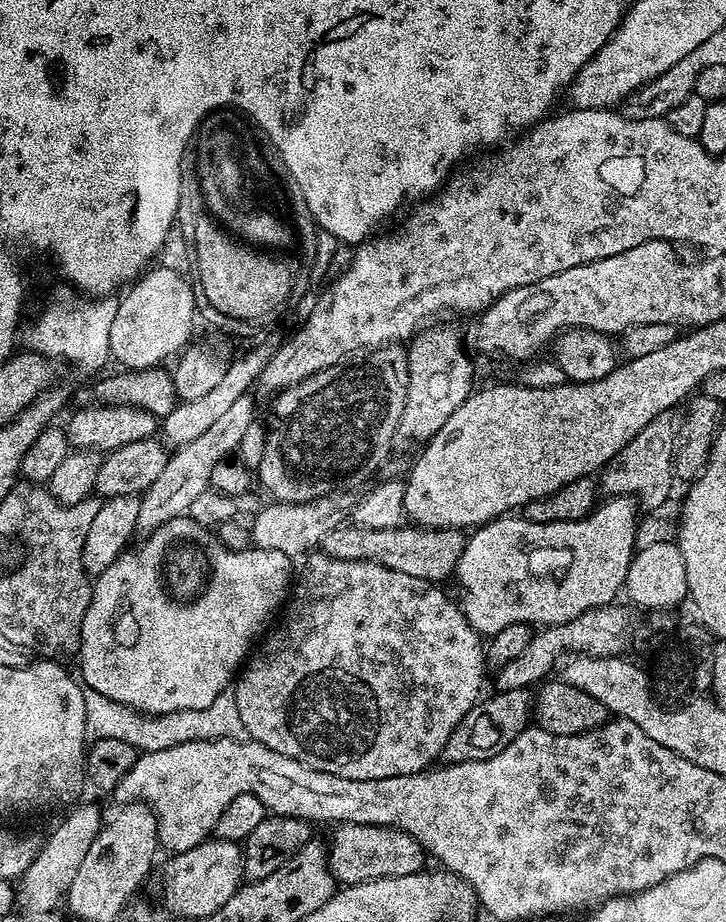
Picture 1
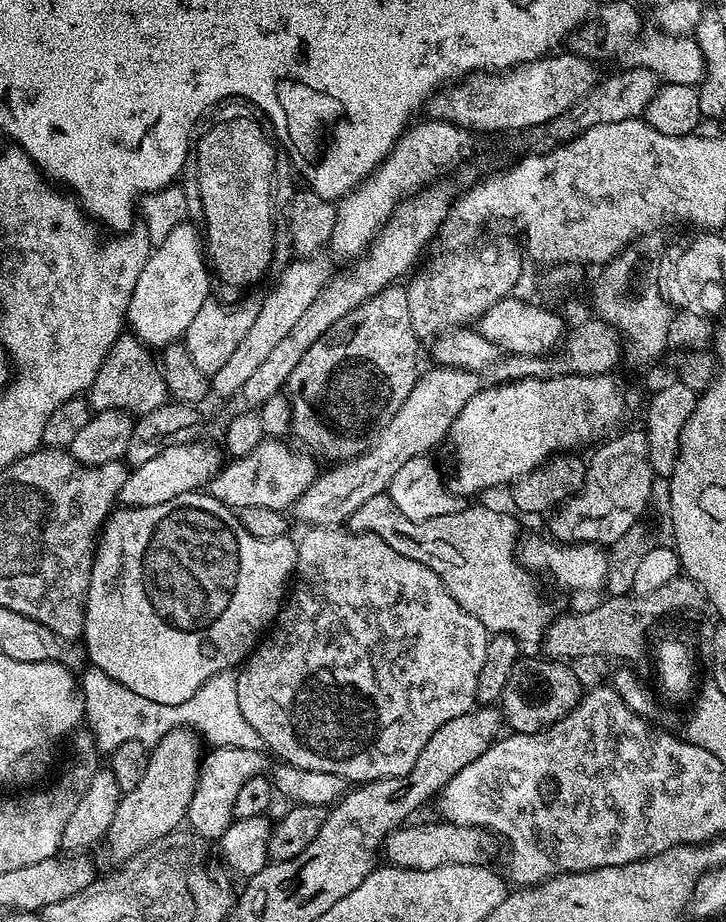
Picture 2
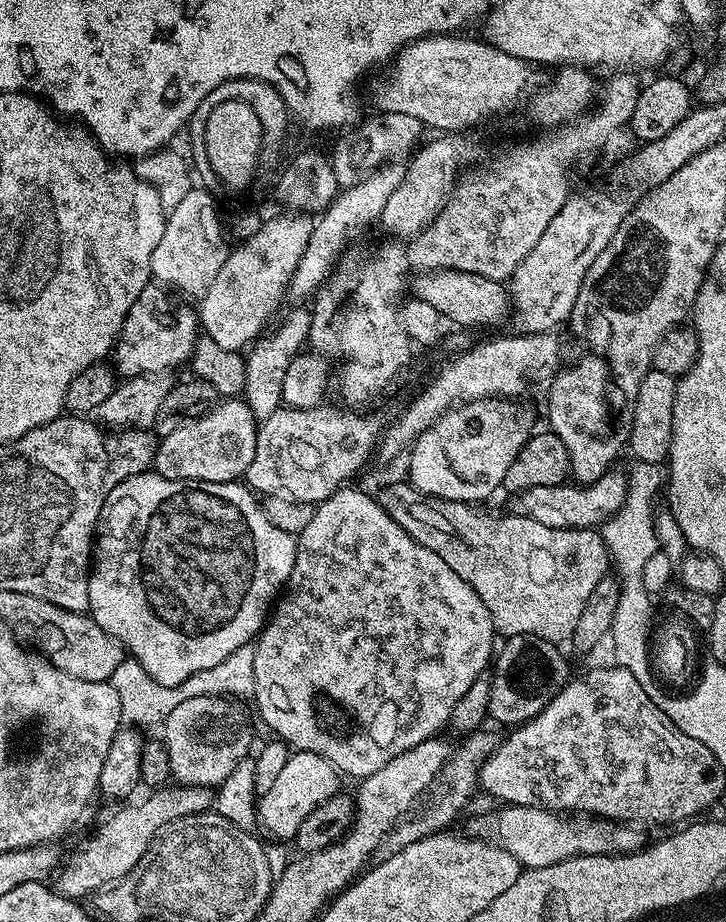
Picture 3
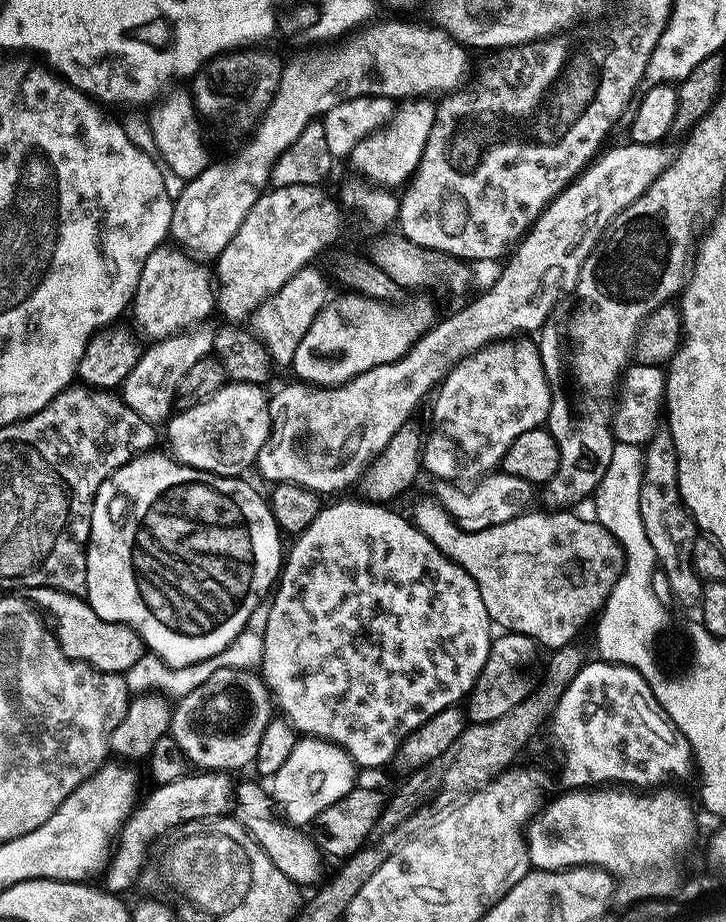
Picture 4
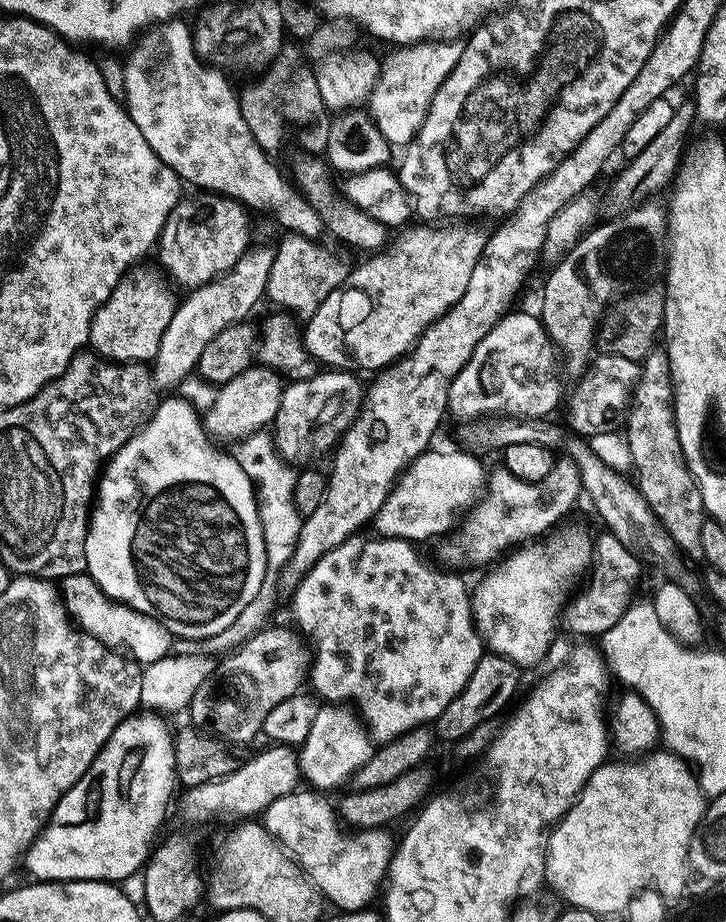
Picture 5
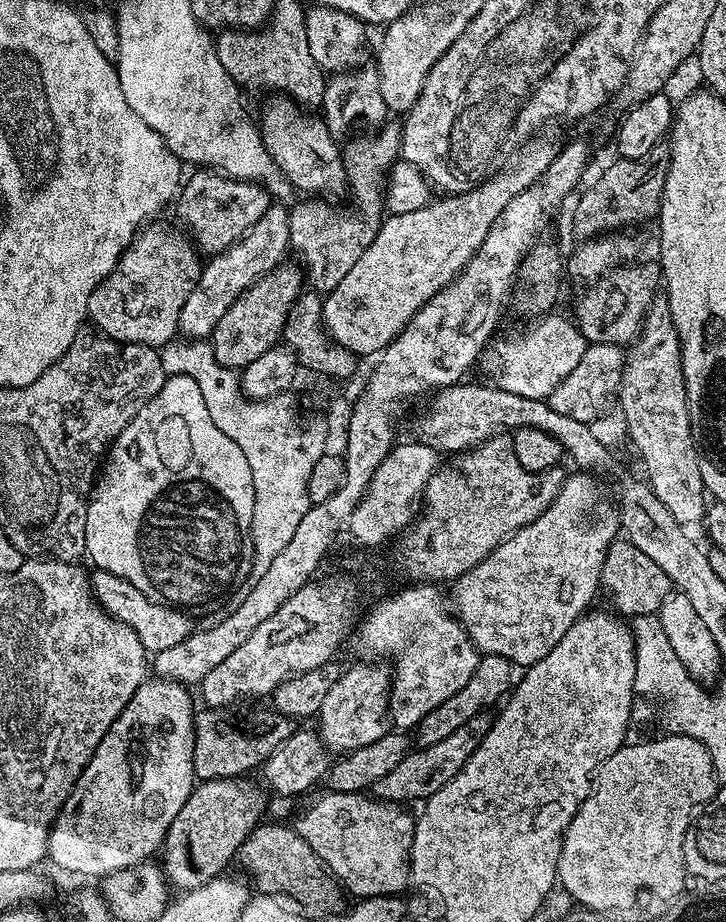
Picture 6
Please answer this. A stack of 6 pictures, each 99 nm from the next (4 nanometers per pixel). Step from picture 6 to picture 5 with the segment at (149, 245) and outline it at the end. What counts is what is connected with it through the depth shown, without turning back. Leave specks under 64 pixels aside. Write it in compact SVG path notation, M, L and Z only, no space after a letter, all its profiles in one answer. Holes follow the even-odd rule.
M144 266L137 267L120 279L110 298L106 298L90 322L88 344L91 351L113 364L144 364L154 360L162 334L178 305L168 293L169 285L161 280L154 273L147 272Z

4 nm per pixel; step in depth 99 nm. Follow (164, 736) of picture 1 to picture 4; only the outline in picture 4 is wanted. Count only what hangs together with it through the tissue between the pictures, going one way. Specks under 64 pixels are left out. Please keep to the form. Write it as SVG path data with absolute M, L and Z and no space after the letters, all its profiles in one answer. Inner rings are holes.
M265 598L258 606L256 614L250 616L250 622L246 622L246 626L242 626L242 634L238 634L238 638L234 638L234 642L230 642L230 646L226 646L226 650L222 650L222 654L214 654L214 658L209 660L203 660L185 668L170 668L159 656L146 654L142 658L138 658L138 662L134 662L134 666L130 666L130 670L126 673L129 689L136 694L148 694L153 690L159 690L169 697L179 698L187 696L195 688L202 686L202 682L206 682L206 678L210 678L210 674L214 674L214 670L223 668L255 669L262 662L266 650L266 622L270 622L271 607L271 599Z

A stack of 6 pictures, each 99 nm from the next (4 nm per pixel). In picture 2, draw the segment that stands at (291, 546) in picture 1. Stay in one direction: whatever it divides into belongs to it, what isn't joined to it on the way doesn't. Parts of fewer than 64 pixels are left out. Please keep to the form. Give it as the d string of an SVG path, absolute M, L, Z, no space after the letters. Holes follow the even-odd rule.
M432 366L429 372L421 371L417 375L414 390L410 390L410 394L406 394L406 402L402 402L402 406L398 406L398 414L394 414L394 418L390 418L390 422L386 422L386 426L380 431L378 438L372 441L372 446L351 462L336 462L331 465L332 469L329 472L321 471L315 482L294 503L292 512L295 512L304 526L343 525L352 517L354 510L358 510L358 506L362 506L362 502L374 498L374 494L387 492L388 484L394 478L394 474L398 474L398 469L406 466L406 462L410 462L410 458L431 453L433 451L431 448L440 439L442 441L445 439L454 418L458 418L462 406L466 406L466 402L470 402L472 395L480 391L482 381L479 378L481 377L475 371L468 371L466 368Z

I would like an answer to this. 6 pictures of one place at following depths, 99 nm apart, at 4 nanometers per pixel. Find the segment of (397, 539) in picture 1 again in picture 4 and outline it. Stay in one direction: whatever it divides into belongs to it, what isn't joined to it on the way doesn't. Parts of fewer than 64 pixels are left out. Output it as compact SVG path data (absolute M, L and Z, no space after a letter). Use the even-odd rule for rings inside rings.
M439 499L420 500L410 511L410 519L442 554L449 556L478 586L482 602L486 602L493 625L501 629L529 636L544 650L571 645L575 636L599 613L614 590L624 568L622 546L595 519L583 520L572 510L529 510L510 522L490 526L486 530L466 532L453 520Z

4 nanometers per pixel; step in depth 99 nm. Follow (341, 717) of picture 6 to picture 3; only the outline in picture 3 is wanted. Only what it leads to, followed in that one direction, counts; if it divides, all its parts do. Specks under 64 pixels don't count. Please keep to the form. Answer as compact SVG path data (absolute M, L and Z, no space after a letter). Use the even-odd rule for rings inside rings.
M293 751L289 755L286 766L282 766L274 786L266 790L266 794L259 797L255 805L255 819L259 827L264 827L265 834L273 836L276 840L291 841L306 816L323 802L337 795L338 779L340 779L339 773L320 755Z

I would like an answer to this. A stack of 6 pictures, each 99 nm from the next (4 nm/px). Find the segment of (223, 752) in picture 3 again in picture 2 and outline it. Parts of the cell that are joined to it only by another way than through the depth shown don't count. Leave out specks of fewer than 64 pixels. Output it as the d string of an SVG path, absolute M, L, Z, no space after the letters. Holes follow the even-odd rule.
M190 728L170 730L149 751L148 765L142 778L130 791L123 793L114 813L114 822L106 837L108 852L116 862L129 860L150 842L158 842L166 834L177 831L185 823L188 806L196 789L202 763L202 741Z

